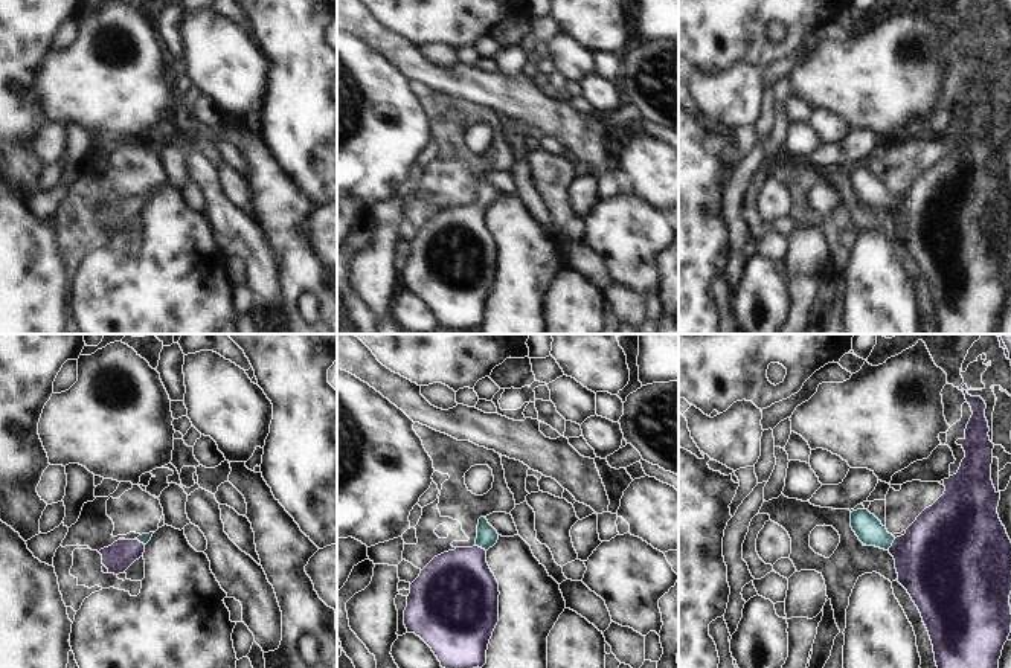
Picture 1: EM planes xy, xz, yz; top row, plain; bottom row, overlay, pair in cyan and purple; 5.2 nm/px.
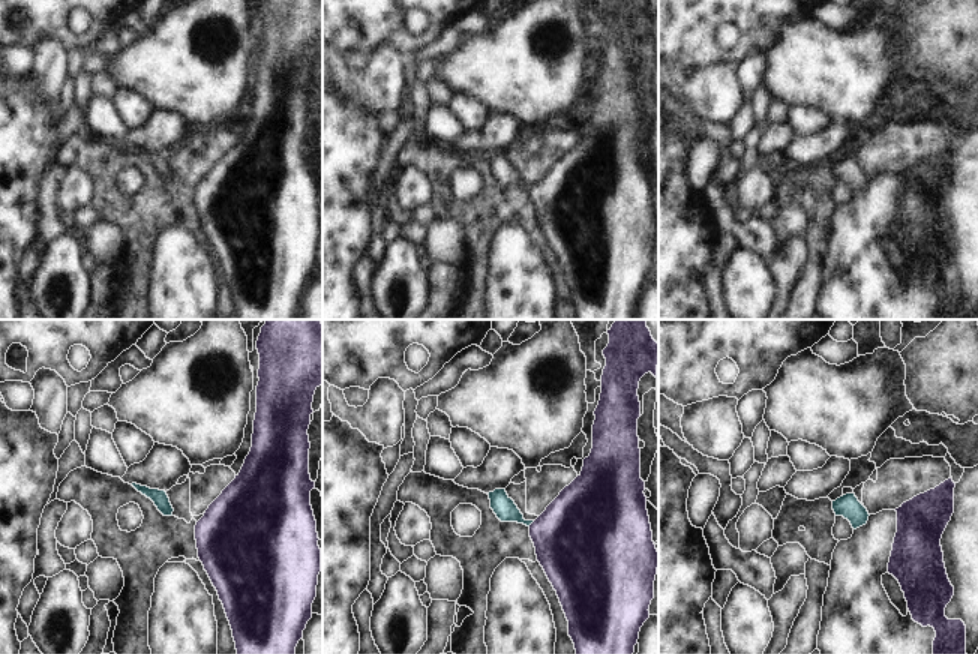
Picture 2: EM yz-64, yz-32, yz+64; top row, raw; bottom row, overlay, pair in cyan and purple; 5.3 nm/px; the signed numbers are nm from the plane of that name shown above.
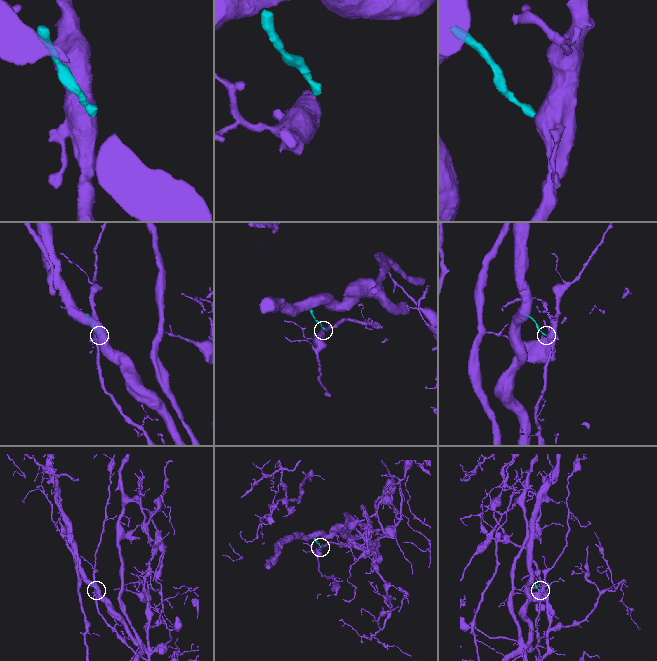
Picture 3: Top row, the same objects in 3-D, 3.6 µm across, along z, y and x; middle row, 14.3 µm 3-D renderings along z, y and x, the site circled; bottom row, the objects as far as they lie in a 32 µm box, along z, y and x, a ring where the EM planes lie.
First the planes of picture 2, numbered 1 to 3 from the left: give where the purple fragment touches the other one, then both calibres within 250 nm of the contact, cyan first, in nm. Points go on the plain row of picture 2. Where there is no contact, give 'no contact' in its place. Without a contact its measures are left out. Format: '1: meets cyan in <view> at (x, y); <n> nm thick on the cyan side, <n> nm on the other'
1: no contact
2: meets cyan in yz-32 at (531, 186); 120 nm thick on the cyan side, 440 nm on the other
3: no contact

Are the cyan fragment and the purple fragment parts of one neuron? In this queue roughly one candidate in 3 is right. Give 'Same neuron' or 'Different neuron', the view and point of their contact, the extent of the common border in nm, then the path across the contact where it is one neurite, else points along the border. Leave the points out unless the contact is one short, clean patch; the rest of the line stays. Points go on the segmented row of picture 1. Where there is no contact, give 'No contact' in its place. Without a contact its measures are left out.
Same neuron. Touches cyan at yz (891, 545). Shared border 80 nm. Path across: yz (868, 528), (891, 545), (935, 560)

